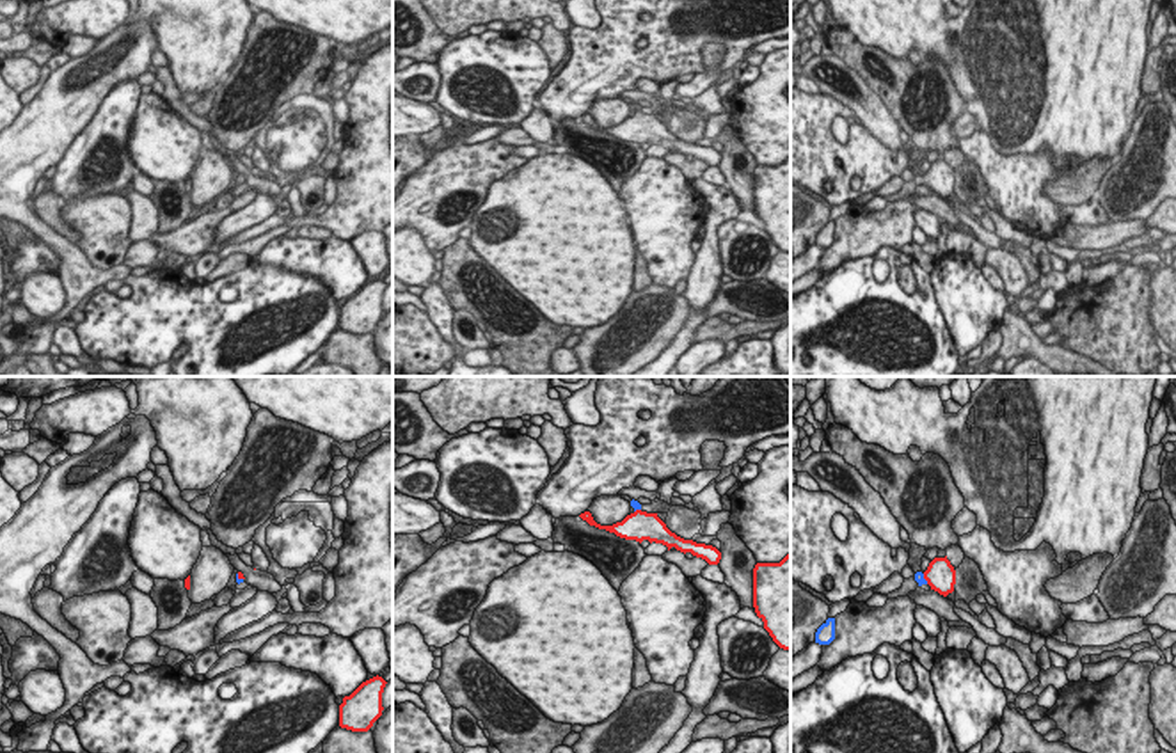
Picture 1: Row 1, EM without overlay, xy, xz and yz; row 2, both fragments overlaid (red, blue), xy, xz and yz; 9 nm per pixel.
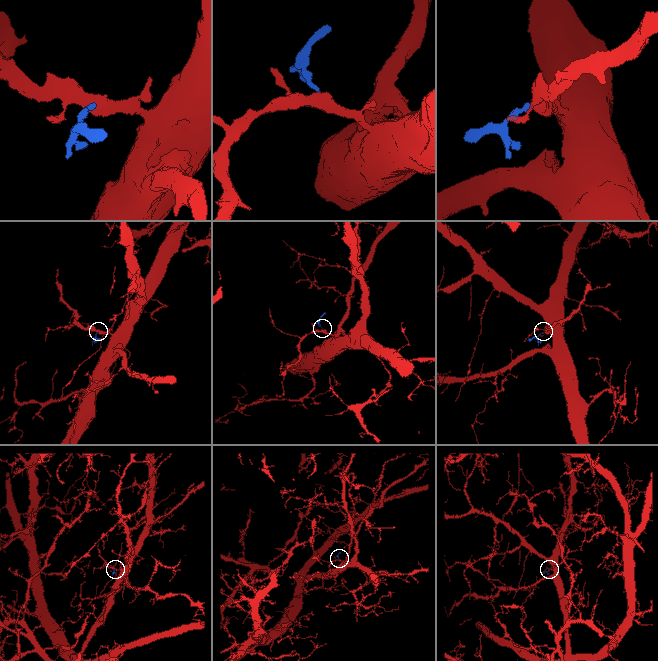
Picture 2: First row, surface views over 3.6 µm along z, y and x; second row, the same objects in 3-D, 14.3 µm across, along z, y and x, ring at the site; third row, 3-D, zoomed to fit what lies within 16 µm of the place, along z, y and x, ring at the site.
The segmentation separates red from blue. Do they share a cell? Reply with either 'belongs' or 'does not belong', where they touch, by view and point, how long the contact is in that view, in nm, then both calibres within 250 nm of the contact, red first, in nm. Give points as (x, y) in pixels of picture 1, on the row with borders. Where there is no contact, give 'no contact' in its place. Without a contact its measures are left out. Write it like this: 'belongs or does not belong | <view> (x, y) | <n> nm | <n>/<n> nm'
belongs | yz (924, 578) | 110 nm | 280/90 nm

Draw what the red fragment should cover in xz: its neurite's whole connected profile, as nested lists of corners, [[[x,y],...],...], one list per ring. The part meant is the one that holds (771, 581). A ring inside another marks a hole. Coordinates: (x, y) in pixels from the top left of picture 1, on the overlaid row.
[[[791,554],[780,563],[757,563],[753,568],[753,607],[773,641],[791,650]]]

